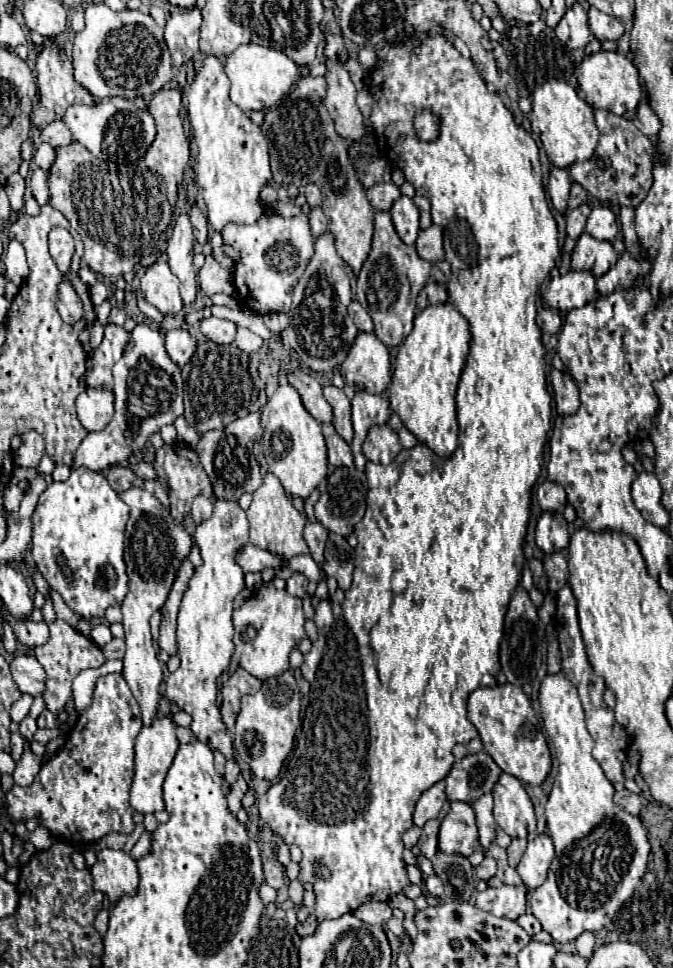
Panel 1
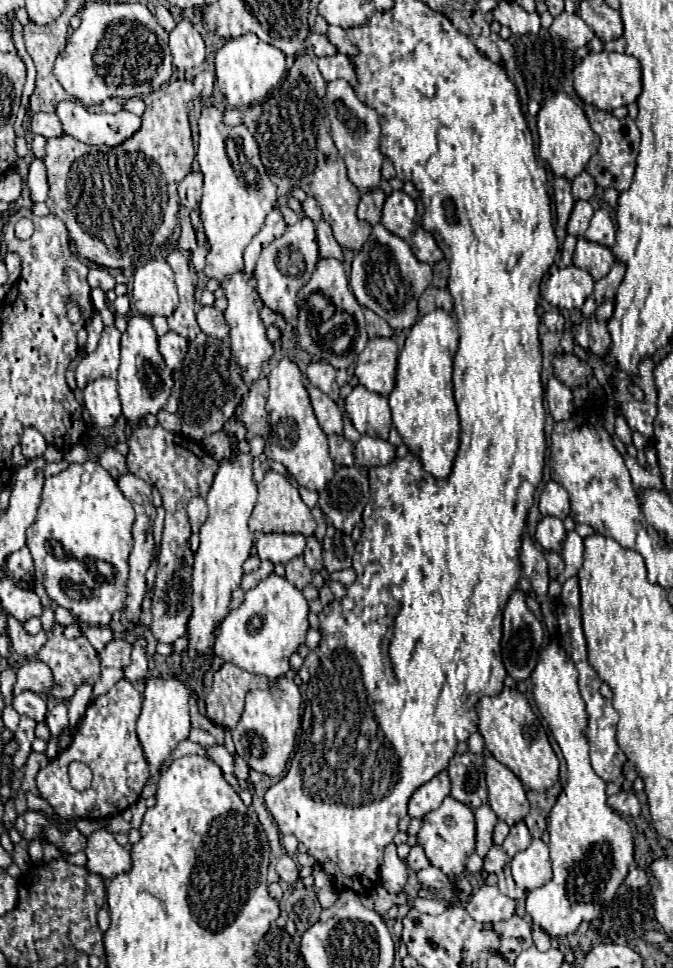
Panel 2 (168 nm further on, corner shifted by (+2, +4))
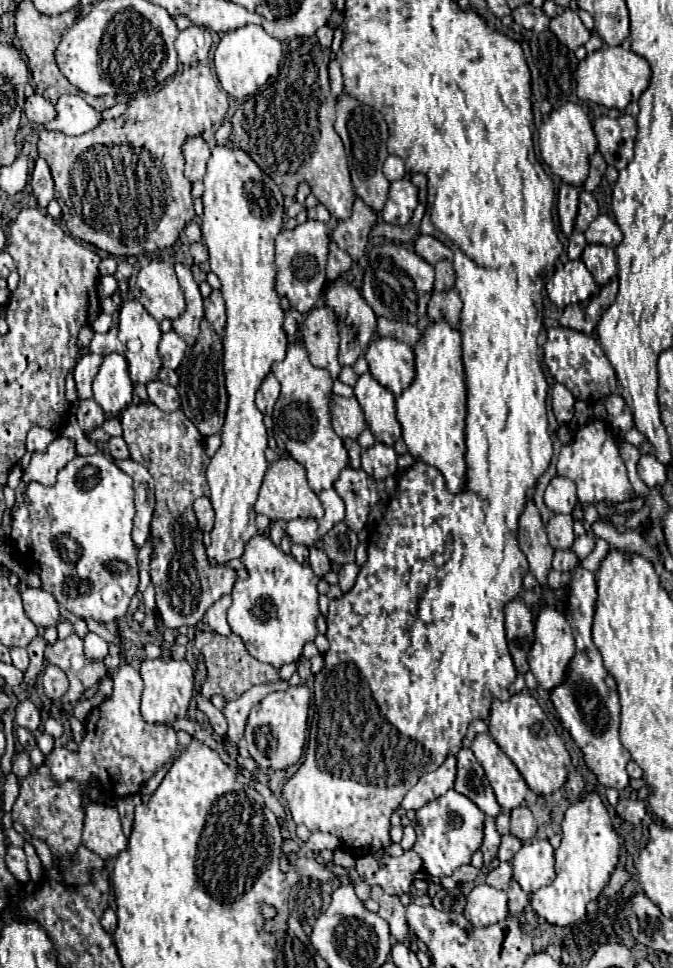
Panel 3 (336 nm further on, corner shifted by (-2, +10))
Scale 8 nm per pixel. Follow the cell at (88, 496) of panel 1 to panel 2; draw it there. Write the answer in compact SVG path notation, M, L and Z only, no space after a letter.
M94 460L84 464L70 464L56 476L46 478L42 490L42 504L38 520L28 528L28 548L34 558L34 578L44 584L48 598L88 626L110 626L112 614L124 608L126 580L128 580L128 554L132 550L132 524L134 510L124 498L114 478Z

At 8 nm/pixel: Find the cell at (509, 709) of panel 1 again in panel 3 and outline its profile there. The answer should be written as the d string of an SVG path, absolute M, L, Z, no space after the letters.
M518 692L510 700L492 700L490 708L490 736L502 748L502 752L514 762L524 776L530 790L536 794L552 794L558 790L568 776L570 754L564 748L562 738L556 734L550 720L528 692Z

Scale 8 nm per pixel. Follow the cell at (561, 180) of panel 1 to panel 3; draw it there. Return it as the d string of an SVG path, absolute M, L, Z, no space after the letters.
M562 184L558 190L558 220L560 220L560 228L566 236L570 236L574 230L578 196L580 196L580 188L572 186L572 184Z

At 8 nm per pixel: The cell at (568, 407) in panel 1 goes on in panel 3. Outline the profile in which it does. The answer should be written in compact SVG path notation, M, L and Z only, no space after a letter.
M556 382L551 388L552 412L558 420L558 424L568 424L574 418L574 394L564 386Z

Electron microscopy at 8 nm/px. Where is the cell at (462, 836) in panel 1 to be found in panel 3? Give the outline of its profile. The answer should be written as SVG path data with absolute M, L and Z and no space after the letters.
M448 790L444 796L428 802L424 808L416 812L416 844L414 850L422 858L422 868L432 876L450 876L456 868L470 864L472 854L482 844L482 828L484 814L480 808L458 794L456 790Z

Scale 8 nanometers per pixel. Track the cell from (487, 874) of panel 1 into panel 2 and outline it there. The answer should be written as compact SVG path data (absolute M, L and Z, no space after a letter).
M492 846L490 852L484 858L484 872L502 872L502 868L508 864L508 854L502 850L502 846Z

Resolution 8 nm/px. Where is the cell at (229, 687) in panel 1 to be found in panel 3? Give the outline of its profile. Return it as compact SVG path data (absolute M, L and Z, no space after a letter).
M206 630L198 636L196 646L202 646L202 654L204 654L206 668L208 668L208 678L206 678L206 682L202 684L202 690L200 690L206 700L210 700L216 694L224 696L226 700L234 700L234 698L238 698L240 694L244 694L246 690L250 690L256 684L272 684L272 682L280 680L278 670L264 664L264 662L258 662L256 658L252 658L246 652L244 644L240 642L240 638L236 634L220 636L216 632Z

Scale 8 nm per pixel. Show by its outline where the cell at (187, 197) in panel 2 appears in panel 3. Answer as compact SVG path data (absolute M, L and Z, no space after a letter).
M202 136L190 138L184 144L184 158L186 158L186 172L184 172L184 176L190 182L202 180L204 178L204 172L206 172L206 162L210 158L210 148L202 140Z

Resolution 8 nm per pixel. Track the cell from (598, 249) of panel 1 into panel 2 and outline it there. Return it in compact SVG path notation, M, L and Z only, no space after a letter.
M584 238L578 240L576 252L574 252L574 264L578 268L584 268L586 272L590 272L594 280L604 278L610 272L610 268L614 266L614 262L616 262L616 258L612 256L612 252L606 246L588 242Z

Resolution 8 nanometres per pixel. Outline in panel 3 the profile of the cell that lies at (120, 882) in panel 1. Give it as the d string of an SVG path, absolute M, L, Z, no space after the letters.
M92 802L88 804L84 814L86 818L84 818L82 844L88 850L98 854L102 860L110 860L128 848L128 840L122 834L116 808Z

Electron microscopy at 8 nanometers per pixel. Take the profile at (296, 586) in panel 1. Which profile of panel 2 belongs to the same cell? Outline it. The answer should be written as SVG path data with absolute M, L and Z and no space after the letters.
M298 556L298 558L292 558L288 564L286 564L286 578L300 590L304 590L310 582L312 582L312 572L310 568L304 564L304 558Z

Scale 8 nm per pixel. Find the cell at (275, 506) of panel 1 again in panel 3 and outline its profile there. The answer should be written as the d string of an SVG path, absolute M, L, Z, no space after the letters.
M292 458L276 460L268 466L254 510L256 510L256 514L268 516L272 522L294 520L294 518L322 518L324 516L324 510L322 510L318 496L310 490L308 482L306 482L304 468Z

